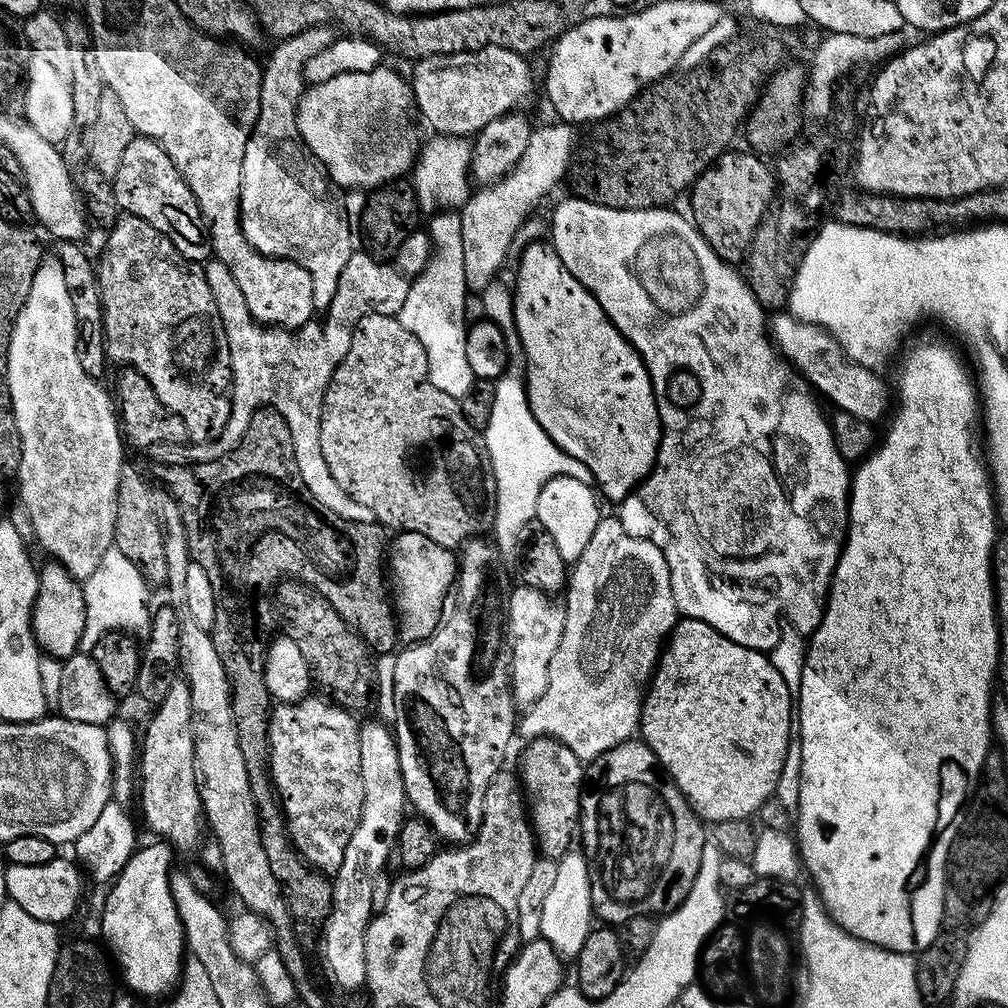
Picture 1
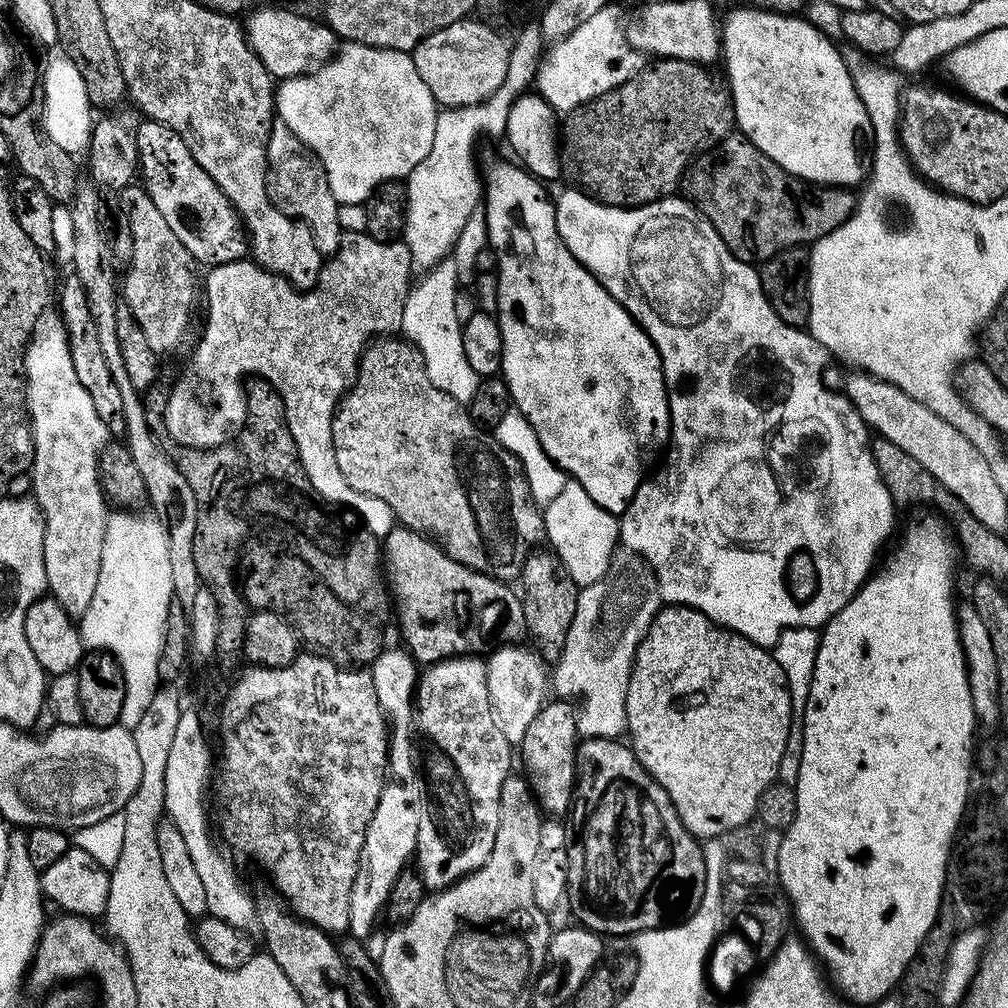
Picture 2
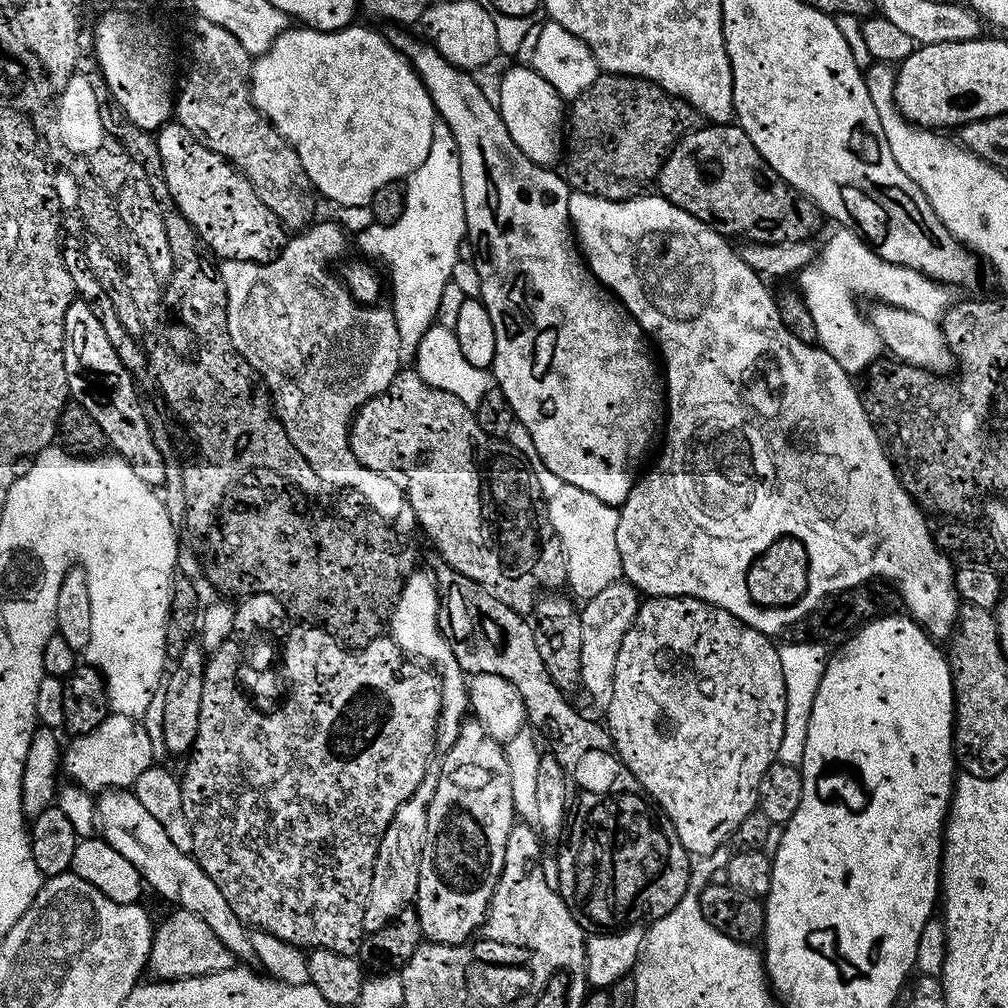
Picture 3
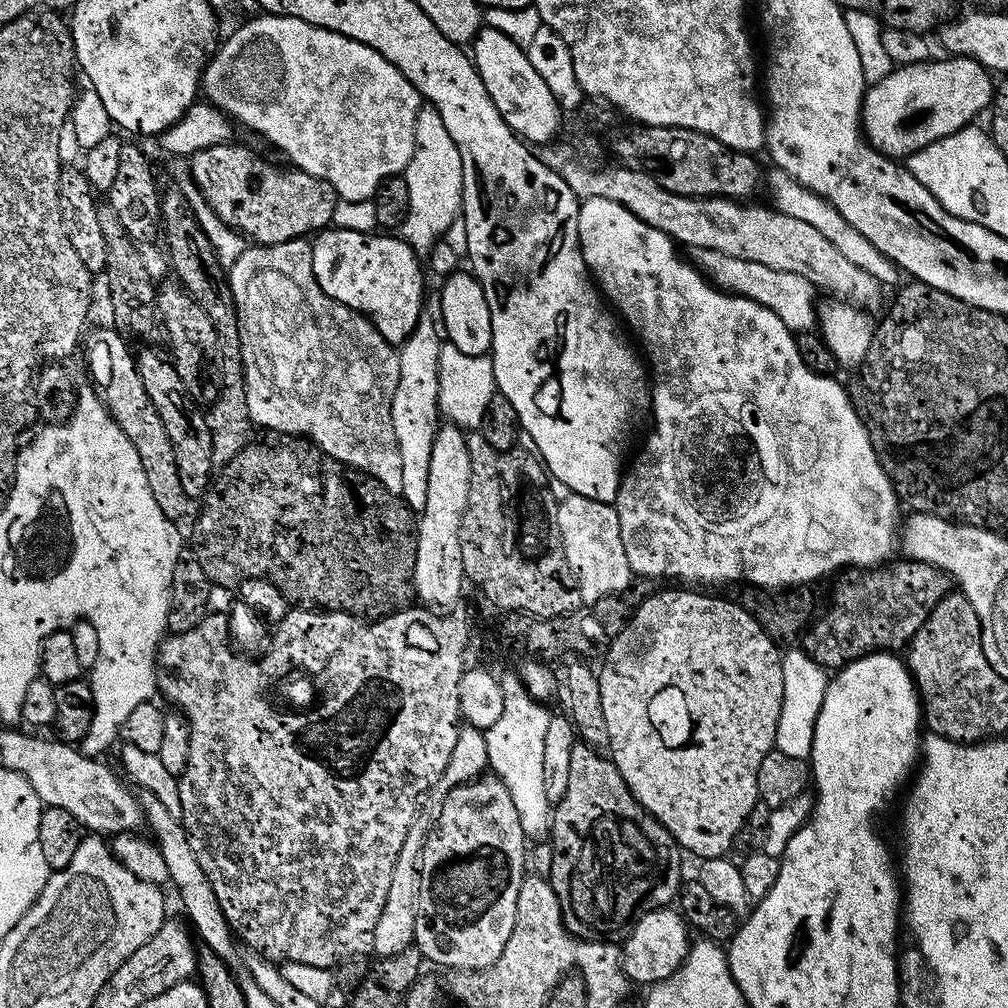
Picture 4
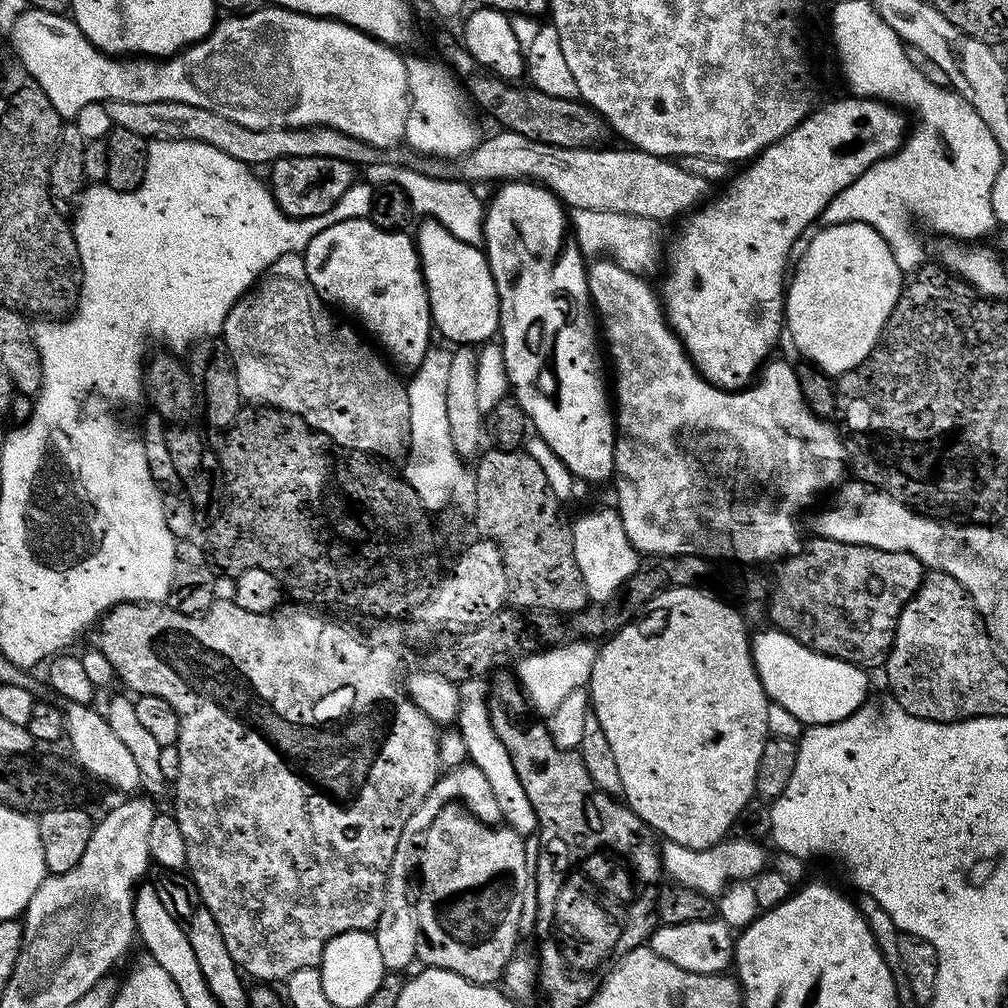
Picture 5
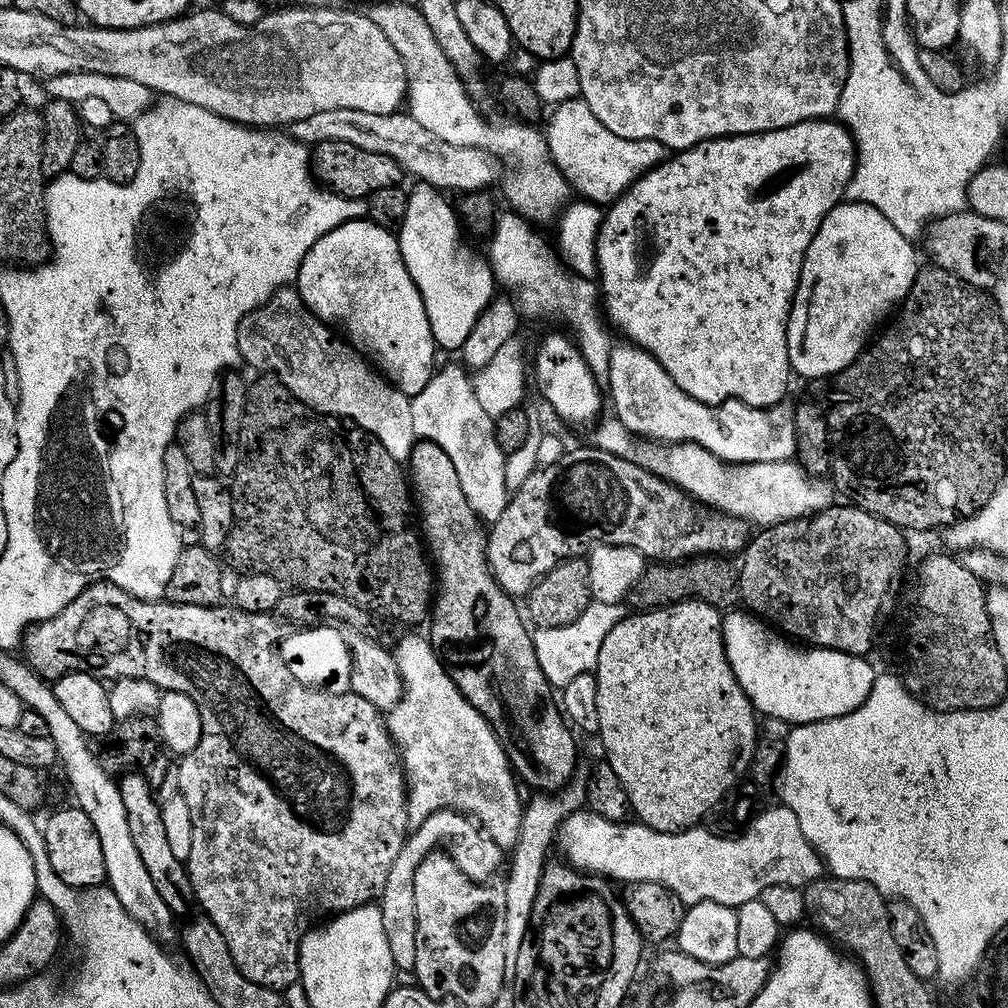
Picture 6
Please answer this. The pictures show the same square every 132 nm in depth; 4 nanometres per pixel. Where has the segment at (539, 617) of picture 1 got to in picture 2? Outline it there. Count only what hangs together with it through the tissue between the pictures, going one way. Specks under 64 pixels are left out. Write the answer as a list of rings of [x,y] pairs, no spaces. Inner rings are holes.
[[[520,646],[497,647],[495,649],[497,652],[486,660],[488,665],[486,682],[492,703],[492,713],[498,722],[498,730],[506,734],[508,743],[513,746],[519,745],[523,734],[529,729],[530,722],[546,703],[546,697],[544,697],[544,688],[546,692],[545,661],[541,660],[539,652],[531,647],[529,649],[516,647]]]

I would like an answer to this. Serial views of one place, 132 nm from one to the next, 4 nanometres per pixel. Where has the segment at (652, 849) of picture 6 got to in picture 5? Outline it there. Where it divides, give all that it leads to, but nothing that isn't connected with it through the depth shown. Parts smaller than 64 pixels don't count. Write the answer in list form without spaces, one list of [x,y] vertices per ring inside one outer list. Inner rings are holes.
[[[725,838],[713,848],[699,852],[686,846],[665,843],[660,848],[660,862],[665,873],[672,875],[675,883],[689,890],[699,890],[703,896],[719,897],[733,881],[751,881],[766,868],[763,843],[747,838]]]

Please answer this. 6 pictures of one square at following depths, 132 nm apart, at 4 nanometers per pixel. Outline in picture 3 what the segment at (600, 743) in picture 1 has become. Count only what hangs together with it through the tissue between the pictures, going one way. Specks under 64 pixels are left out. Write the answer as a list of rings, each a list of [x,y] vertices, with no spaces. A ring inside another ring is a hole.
[[[621,578],[615,584],[598,590],[590,599],[583,601],[579,609],[582,622],[582,674],[580,683],[583,691],[588,691],[594,699],[606,702],[612,693],[612,671],[618,659],[618,646],[626,638],[626,630],[634,622],[642,603],[641,593],[633,584]]]

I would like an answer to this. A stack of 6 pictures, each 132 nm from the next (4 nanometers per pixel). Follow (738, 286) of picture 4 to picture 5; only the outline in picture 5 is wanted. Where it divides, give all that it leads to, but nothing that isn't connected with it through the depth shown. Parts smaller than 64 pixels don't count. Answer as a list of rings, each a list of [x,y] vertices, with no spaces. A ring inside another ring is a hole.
[[[573,208],[570,212],[570,232],[574,237],[577,247],[580,248],[581,256],[585,258],[611,258],[615,263],[624,267],[627,272],[634,272],[637,274],[646,274],[647,271],[659,260],[661,261],[662,252],[660,256],[660,232],[657,221],[651,220],[649,216],[631,216],[630,214],[618,214],[617,212],[607,212],[606,210],[586,210],[585,208]]]

